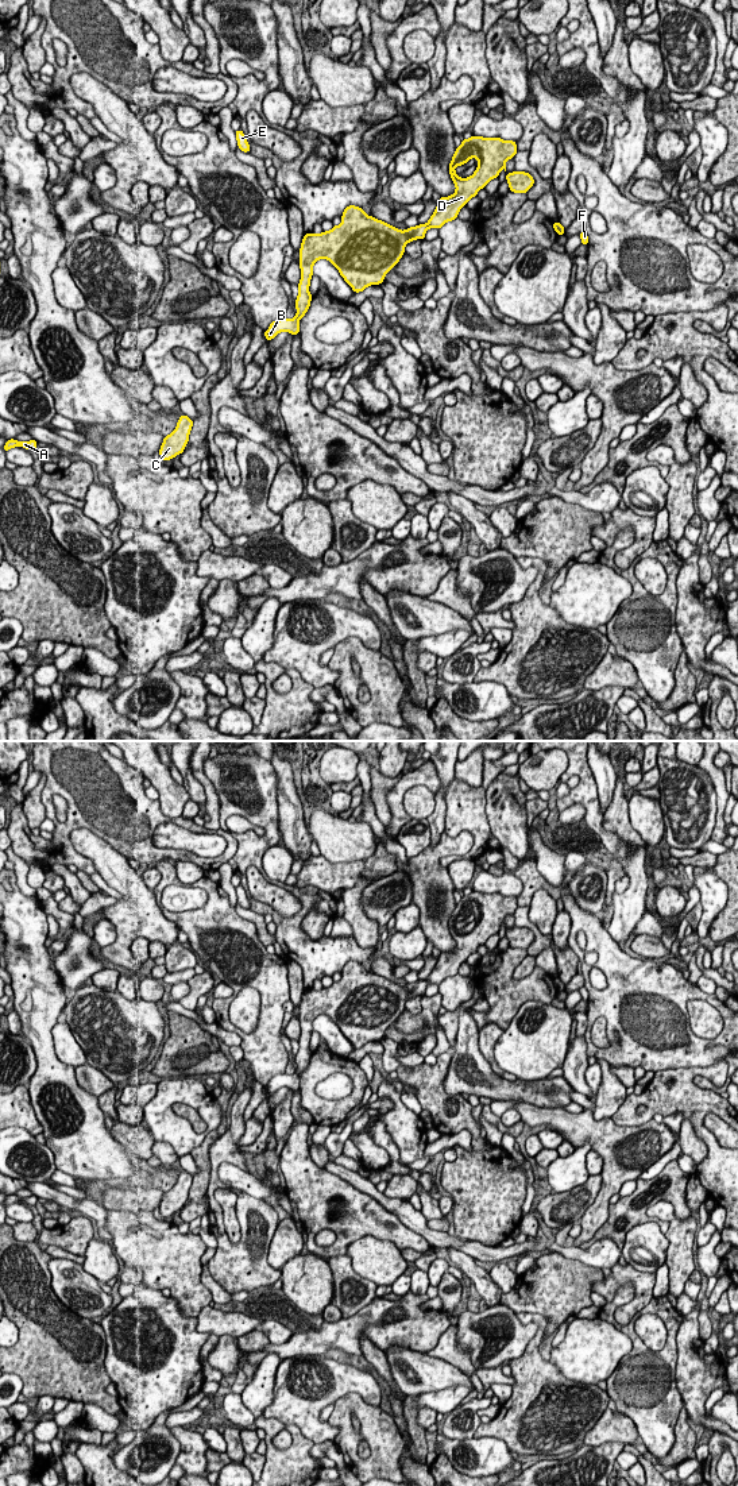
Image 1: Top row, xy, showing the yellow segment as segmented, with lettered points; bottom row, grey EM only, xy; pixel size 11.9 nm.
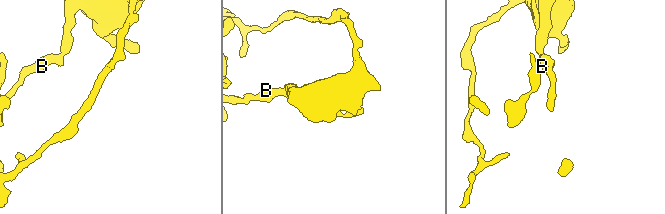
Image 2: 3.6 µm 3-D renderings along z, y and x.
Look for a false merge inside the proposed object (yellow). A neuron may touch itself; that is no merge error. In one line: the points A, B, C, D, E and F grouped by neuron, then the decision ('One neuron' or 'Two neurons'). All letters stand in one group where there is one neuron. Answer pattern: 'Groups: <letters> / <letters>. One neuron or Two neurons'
Groups: A B C / D E F. Two neurons

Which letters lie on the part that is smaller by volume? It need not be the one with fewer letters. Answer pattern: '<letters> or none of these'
D, E, F

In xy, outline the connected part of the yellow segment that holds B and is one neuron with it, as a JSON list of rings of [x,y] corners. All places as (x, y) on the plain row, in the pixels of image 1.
[[[286,1073],[278,1074],[270,1080],[267,1086],[264,1086],[264,1093],[267,1097],[270,1097],[283,1086],[297,1092],[300,1089],[300,1076],[297,1073],[291,1076]]]

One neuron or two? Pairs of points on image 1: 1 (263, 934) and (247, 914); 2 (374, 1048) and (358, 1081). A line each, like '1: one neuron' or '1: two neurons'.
1: one neuron
2: two neurons

